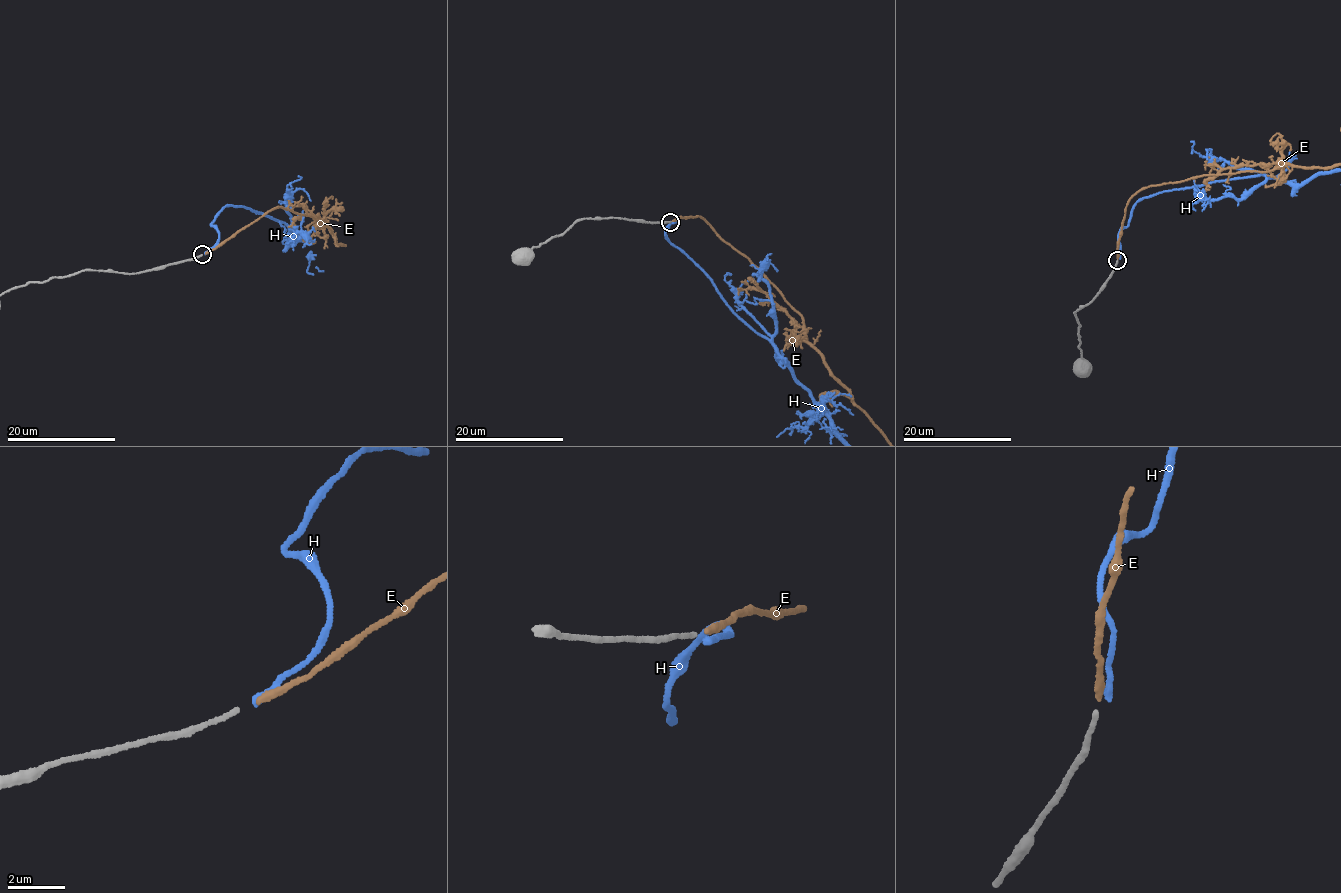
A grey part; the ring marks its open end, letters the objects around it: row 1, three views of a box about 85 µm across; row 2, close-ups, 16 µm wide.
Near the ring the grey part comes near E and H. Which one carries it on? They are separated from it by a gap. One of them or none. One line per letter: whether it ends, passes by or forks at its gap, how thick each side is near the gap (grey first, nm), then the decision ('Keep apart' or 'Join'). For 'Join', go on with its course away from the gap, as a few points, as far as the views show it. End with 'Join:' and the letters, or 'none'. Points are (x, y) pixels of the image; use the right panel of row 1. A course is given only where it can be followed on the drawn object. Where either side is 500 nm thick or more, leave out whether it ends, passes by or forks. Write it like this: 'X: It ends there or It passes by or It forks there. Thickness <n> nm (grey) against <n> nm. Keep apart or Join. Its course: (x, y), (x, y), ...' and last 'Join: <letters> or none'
E: It ends there. Thickness 150 nm (grey) against 240 nm. Keep apart
H: It ends there. Thickness 150 nm (grey) against 240 nm. Keep apart
Join: none

